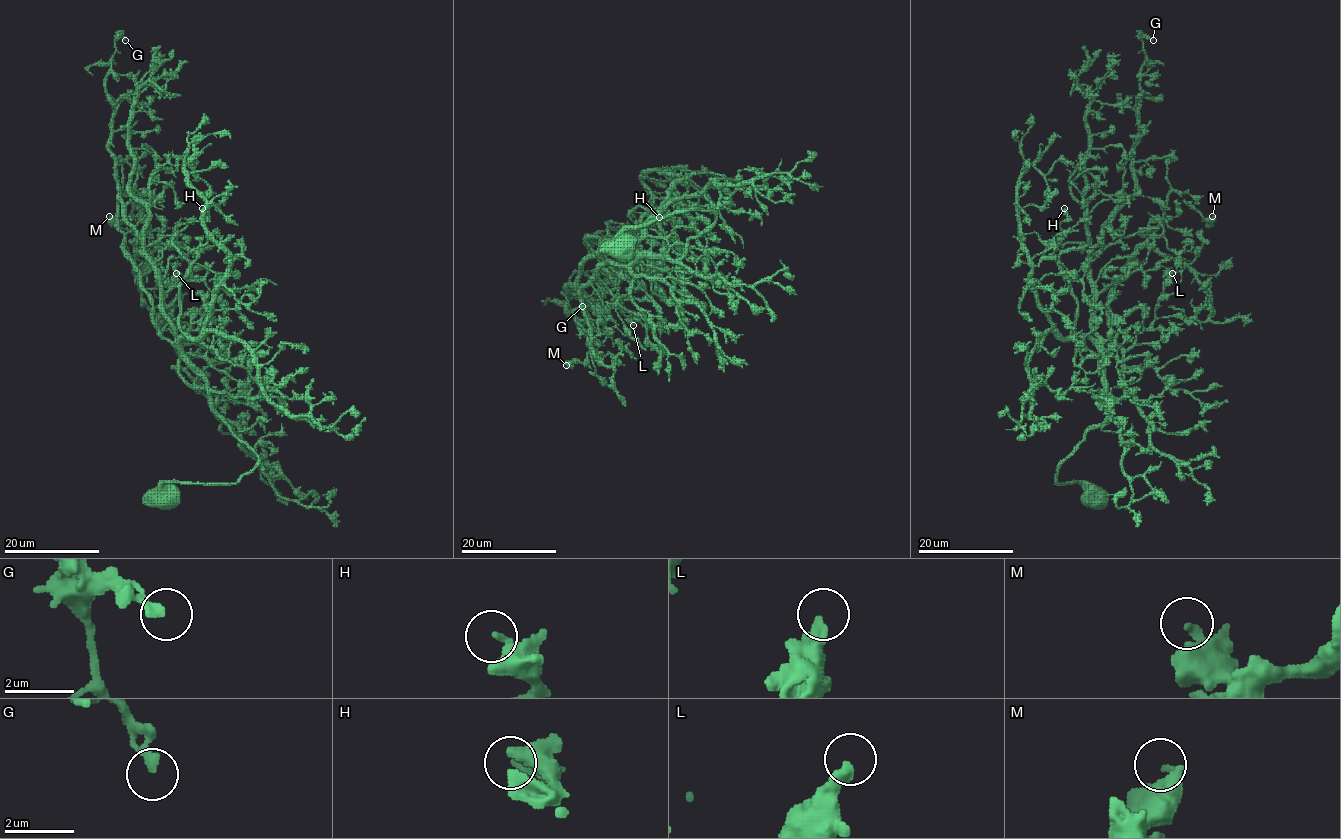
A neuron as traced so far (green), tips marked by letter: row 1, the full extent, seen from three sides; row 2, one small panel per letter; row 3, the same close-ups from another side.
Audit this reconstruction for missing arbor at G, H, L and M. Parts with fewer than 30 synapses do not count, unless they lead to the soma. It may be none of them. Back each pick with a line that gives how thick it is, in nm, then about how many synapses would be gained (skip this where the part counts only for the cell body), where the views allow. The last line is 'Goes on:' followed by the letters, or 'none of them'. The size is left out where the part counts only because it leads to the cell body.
Goes on: none of them

